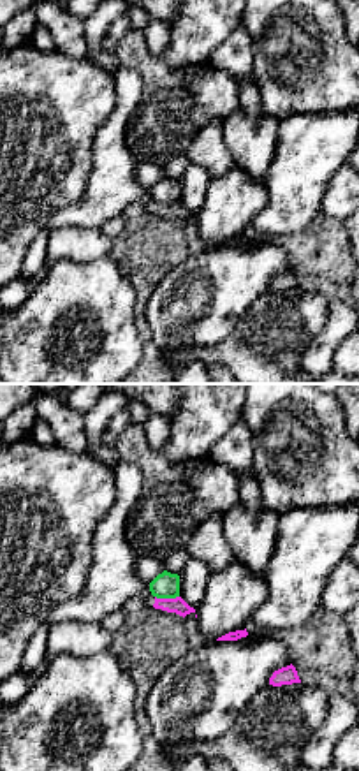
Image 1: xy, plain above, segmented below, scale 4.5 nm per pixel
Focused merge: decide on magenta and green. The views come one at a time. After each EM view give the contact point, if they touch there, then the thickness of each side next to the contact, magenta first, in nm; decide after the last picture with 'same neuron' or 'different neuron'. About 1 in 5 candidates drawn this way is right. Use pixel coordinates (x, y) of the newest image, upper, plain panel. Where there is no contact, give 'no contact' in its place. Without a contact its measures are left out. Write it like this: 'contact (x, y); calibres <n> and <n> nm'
contact (168, 205); calibres 70 and 120 nm

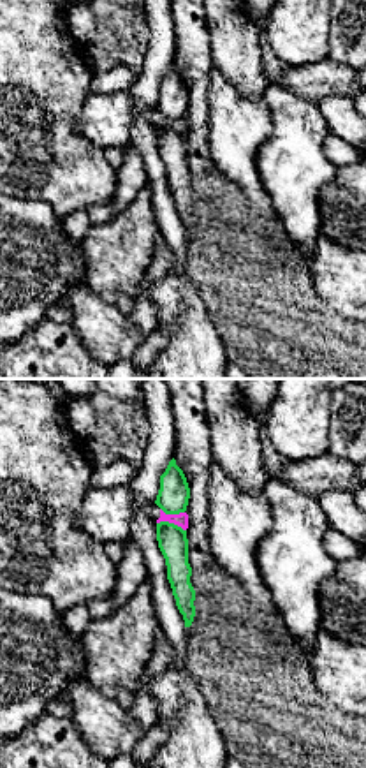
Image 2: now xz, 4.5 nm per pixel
contact (171, 127); calibres 60 and 140 nm

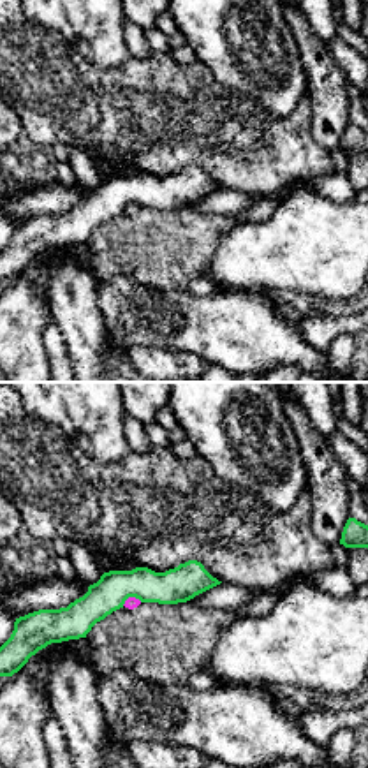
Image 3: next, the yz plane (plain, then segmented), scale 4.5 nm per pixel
contact (131, 203); calibres 60 and 160 nm

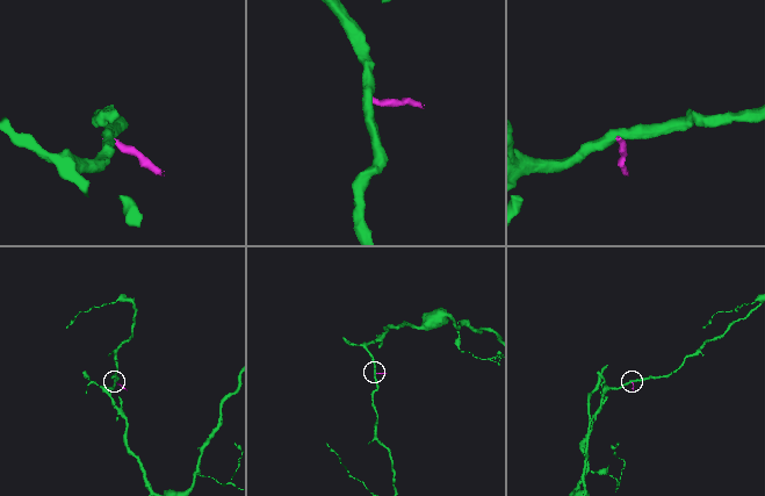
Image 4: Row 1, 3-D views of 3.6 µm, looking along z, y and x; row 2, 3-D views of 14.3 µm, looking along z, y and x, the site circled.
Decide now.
different neuron

